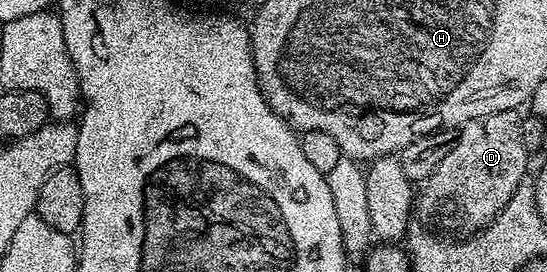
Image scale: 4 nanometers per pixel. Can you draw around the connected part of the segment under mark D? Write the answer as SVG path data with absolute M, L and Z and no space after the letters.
M502 111L474 119L458 128L449 153L441 157L441 165L433 169L433 173L426 183L422 184L417 195L417 215L428 223L424 223L428 228L451 237L466 237L489 226L497 217L497 213L505 209L509 197L513 197L513 193L517 193L517 189L528 178L529 152L521 141L521 119L517 116L515 111Z

